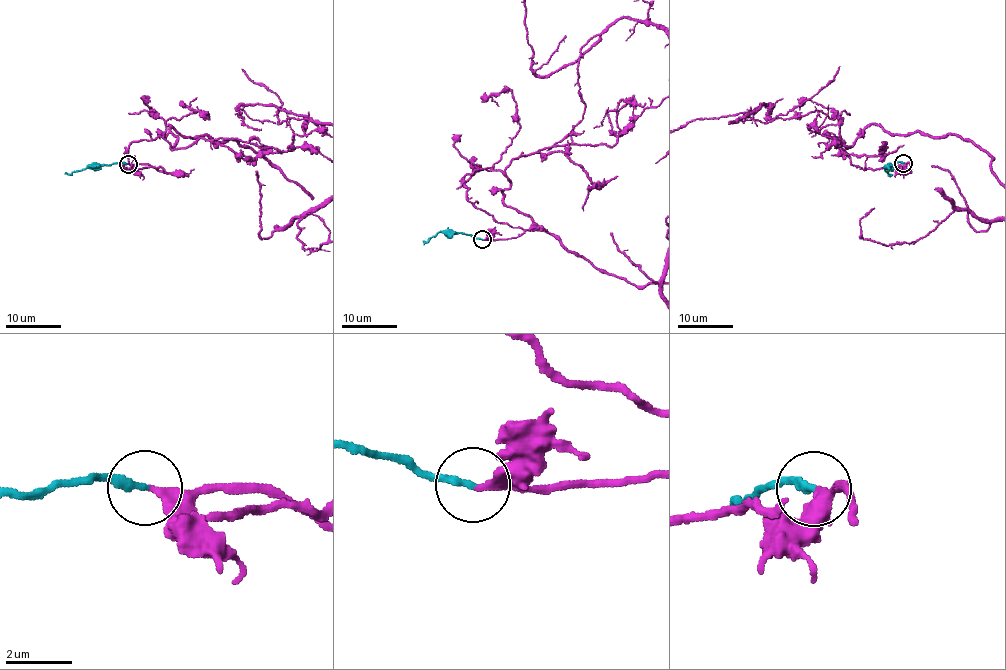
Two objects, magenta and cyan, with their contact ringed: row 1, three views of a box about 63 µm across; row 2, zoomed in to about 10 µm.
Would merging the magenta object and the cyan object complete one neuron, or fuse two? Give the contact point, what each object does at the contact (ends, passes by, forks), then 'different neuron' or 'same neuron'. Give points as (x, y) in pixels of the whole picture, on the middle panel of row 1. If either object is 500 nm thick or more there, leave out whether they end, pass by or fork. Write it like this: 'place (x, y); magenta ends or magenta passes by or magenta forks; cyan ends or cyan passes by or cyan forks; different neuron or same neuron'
place (482, 239); magenta ends; cyan ends; same neuron

